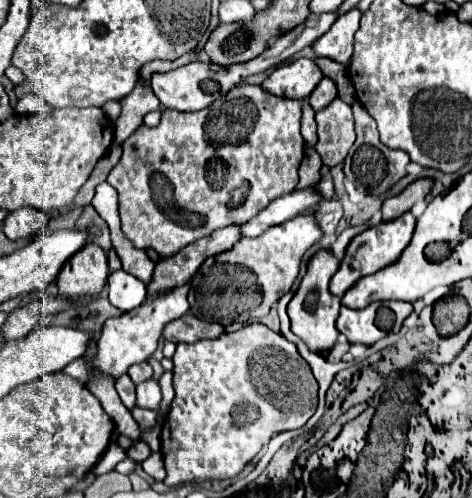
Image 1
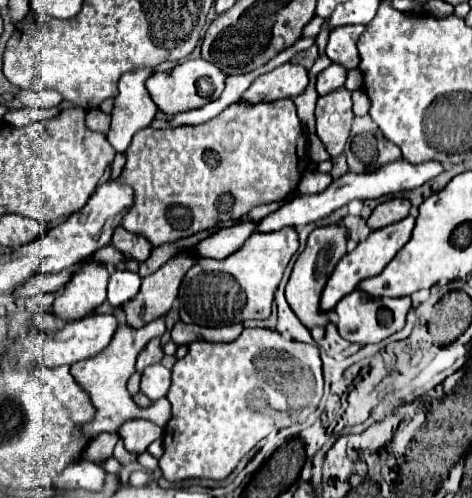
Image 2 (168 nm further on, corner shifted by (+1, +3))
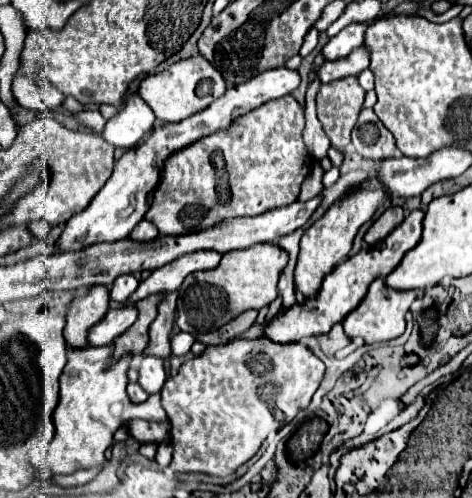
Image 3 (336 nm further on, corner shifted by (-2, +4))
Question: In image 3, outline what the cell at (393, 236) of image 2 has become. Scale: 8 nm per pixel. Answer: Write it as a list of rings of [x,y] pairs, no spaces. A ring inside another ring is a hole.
[[[413,210],[403,224],[399,224],[385,240],[381,240],[379,244],[371,246],[371,248],[363,248],[359,254],[347,258],[343,264],[335,266],[335,270],[331,274],[325,276],[321,290],[317,292],[315,298],[305,300],[303,304],[295,304],[291,310],[287,310],[285,314],[277,314],[273,322],[269,322],[269,326],[265,328],[265,336],[269,336],[275,342],[293,342],[293,340],[301,340],[305,336],[319,336],[331,330],[333,324],[341,322],[351,310],[357,308],[357,304],[363,300],[369,284],[377,278],[385,278],[403,258],[403,254],[407,250],[411,250],[419,238],[421,238],[421,222],[423,222],[423,212],[421,210]]]

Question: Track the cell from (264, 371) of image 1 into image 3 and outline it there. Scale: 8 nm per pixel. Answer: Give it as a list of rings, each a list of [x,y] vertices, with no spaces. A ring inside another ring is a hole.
[[[265,336],[245,340],[237,338],[227,344],[207,346],[203,354],[187,360],[177,376],[169,376],[161,390],[161,404],[171,422],[173,472],[203,472],[209,476],[229,476],[245,464],[265,442],[271,432],[289,424],[299,410],[307,408],[325,374],[325,364],[301,342],[277,344]]]

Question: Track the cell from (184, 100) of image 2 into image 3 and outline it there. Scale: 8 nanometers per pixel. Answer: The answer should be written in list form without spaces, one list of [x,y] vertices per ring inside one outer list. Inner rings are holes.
[[[195,56],[179,60],[159,74],[147,76],[139,86],[139,94],[151,106],[159,122],[179,122],[199,110],[205,110],[211,102],[223,96],[225,88],[223,76],[203,56]]]

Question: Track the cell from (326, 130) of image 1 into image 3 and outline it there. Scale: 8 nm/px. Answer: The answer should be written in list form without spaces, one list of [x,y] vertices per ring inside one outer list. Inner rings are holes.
[[[355,76],[321,86],[317,94],[317,118],[335,150],[345,150],[349,146],[363,96],[365,92]]]

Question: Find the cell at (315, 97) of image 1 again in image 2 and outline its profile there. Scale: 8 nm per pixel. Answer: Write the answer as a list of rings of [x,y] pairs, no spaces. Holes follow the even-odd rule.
[[[330,65],[324,71],[320,71],[318,81],[316,81],[316,91],[318,95],[326,95],[338,87],[344,87],[346,81],[346,69],[342,65]]]

